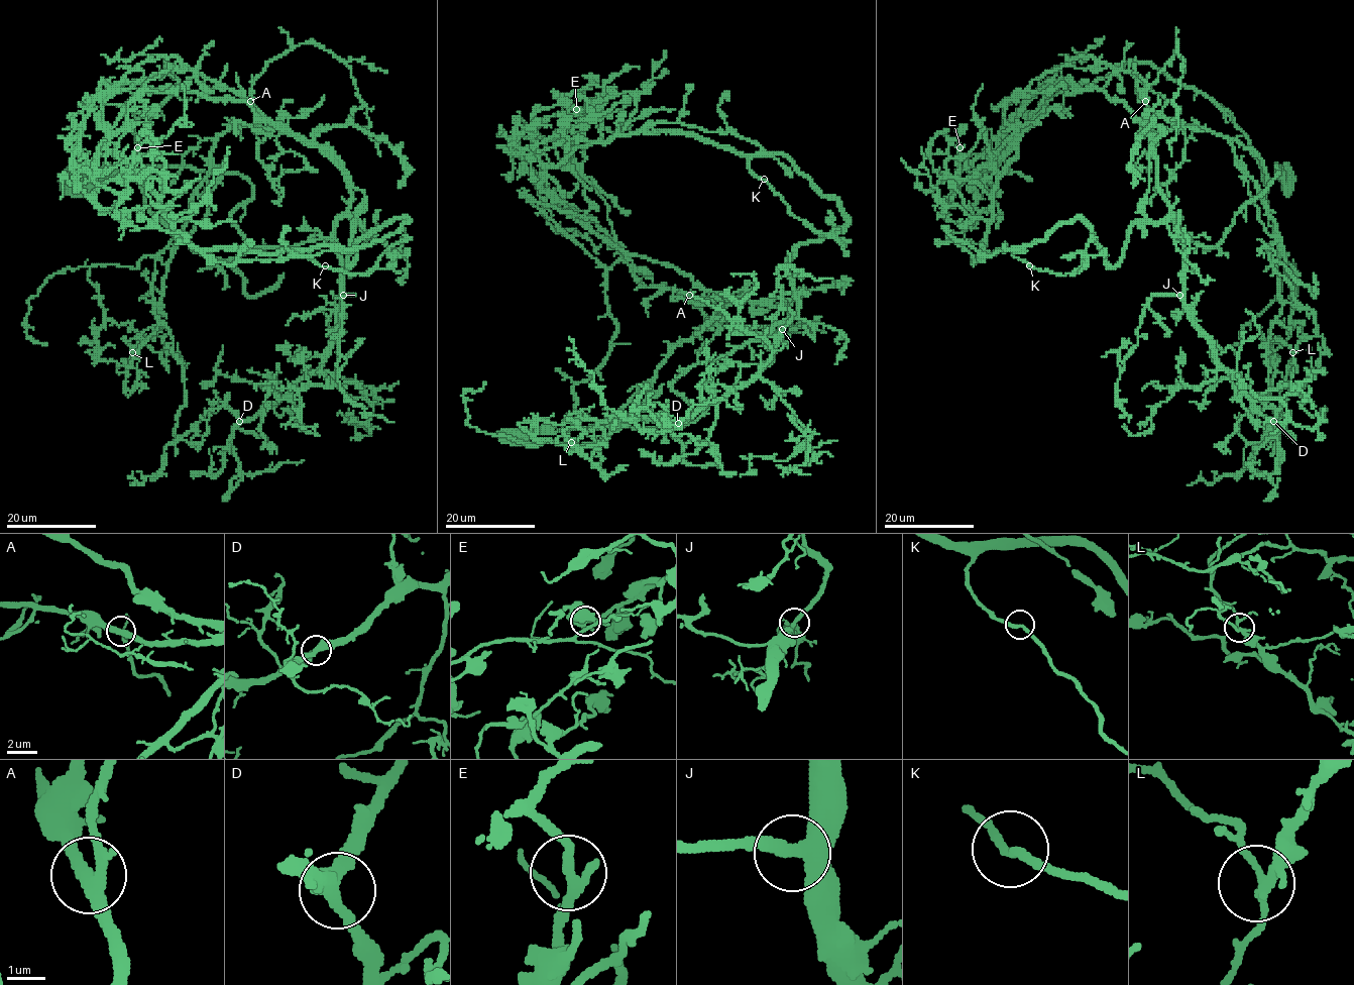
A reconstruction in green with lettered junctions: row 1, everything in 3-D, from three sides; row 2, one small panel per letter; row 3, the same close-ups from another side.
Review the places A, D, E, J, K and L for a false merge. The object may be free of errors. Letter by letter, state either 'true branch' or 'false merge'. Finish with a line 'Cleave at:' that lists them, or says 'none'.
A: true branch
D: true branch
E: false merge
J: true branch
K: true branch
L: true branch
Cleave at: E

